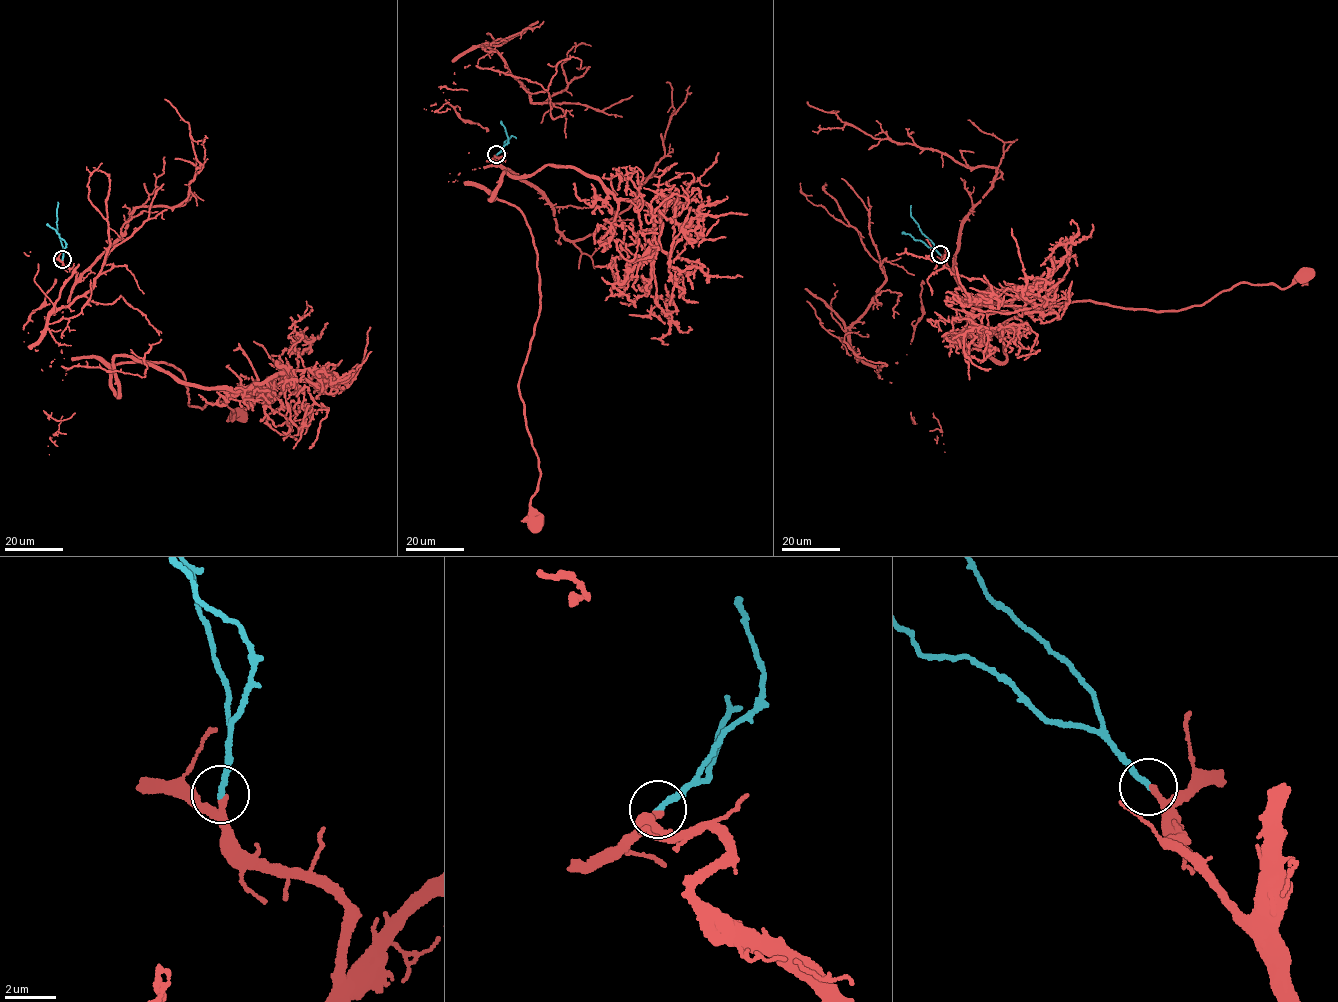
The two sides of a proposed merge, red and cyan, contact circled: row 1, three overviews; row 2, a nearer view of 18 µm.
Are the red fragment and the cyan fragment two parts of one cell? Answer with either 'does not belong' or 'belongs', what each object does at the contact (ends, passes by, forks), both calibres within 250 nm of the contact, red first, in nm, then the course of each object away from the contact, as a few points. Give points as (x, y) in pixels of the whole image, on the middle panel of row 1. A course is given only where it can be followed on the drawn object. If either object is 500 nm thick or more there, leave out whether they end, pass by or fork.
belongs | red passes by | cyan ends | 220/220 nm | red via (496, 155), (457, 180), (517, 208), (536, 251), (540, 306), (519, 392), (540, 470), (536, 524) | cyan via (496, 154), (502, 152), (504, 142), (511, 135), (516, 138)

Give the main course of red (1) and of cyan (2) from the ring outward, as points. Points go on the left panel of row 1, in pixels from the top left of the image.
1: (62, 260), (76, 276), (64, 358), (173, 365), (191, 407), (222, 402), (232, 421), (241, 414)
2: (62, 259), (56, 222), (58, 201)

